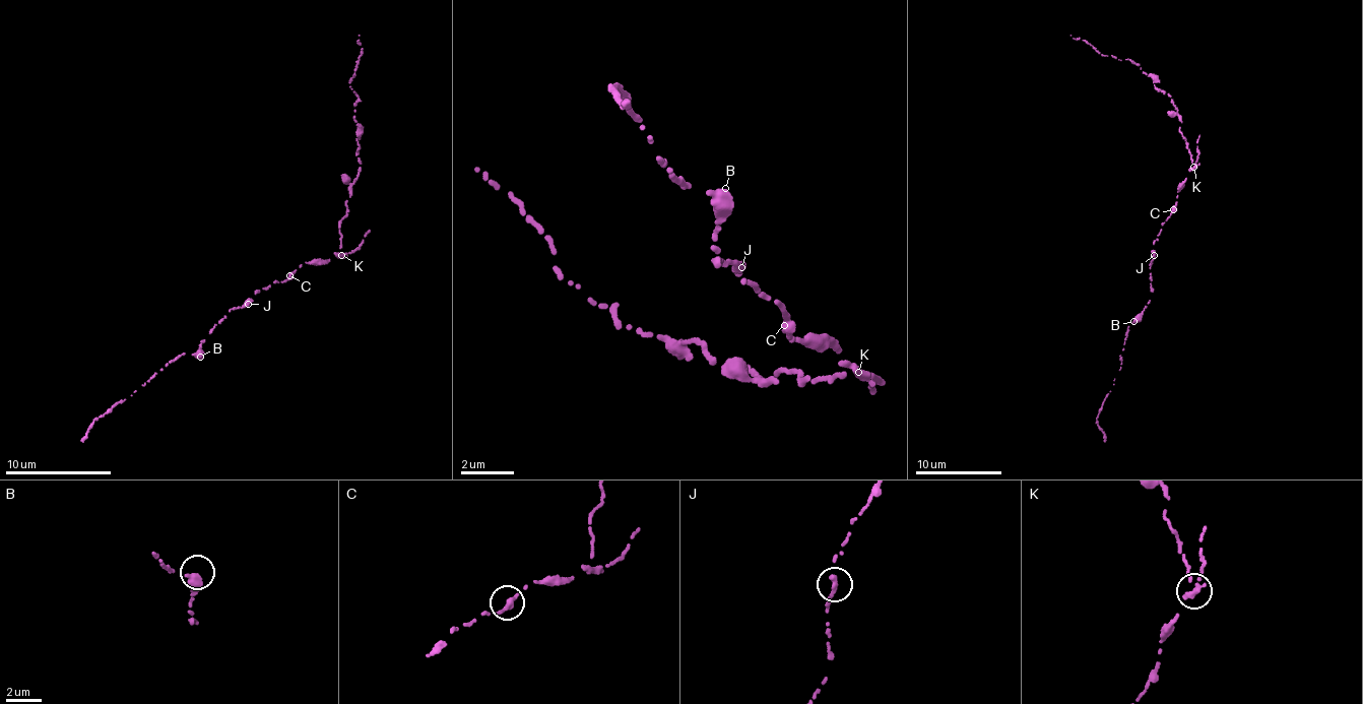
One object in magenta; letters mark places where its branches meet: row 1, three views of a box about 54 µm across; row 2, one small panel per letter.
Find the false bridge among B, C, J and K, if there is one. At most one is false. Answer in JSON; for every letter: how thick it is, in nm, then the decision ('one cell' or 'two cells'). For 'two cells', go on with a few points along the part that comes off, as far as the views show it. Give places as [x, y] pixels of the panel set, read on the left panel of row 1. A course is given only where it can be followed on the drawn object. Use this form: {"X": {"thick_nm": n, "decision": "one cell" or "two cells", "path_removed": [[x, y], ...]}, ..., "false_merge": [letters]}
{"B": {"thick_nm": 500, "decision": "one cell"}, "C": {"thick_nm": 280, "decision": "one cell"}, "J": {"thick_nm": 280, "decision": "one cell"}, "K": {"thick_nm": 300, "decision": "two cells", "path_removed": [[342, 254], [339, 221], [362, 163], [349, 82], [363, 54], [359, 36]]}, "false_merge": ["K"]}

